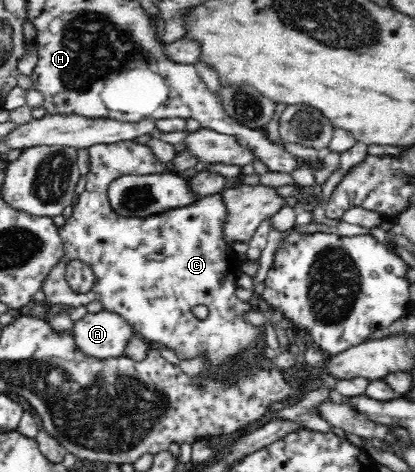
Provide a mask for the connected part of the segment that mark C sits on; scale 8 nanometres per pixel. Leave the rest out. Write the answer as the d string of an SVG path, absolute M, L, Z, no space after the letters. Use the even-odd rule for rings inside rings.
M134 141L97 144L89 150L89 171L85 174L85 191L78 196L78 201L66 223L59 227L65 249L65 258L83 260L92 266L96 274L95 286L87 293L76 293L64 280L64 262L56 264L45 279L41 291L45 300L55 306L85 306L89 302L101 302L105 311L121 315L129 327L153 345L172 347L180 360L193 358L200 353L206 354L206 368L215 369L216 364L223 364L239 358L238 355L260 340L260 327L255 327L244 320L243 312L256 307L255 302L243 302L235 296L235 280L244 272L244 263L233 253L231 246L225 243L221 235L221 222L225 218L225 205L221 195L216 194L191 204L174 208L161 214L152 214L143 218L124 217L117 214L107 200L107 184L113 176L120 173L161 173L168 172L169 166L160 161L149 146ZM207 306L208 316L199 319L193 308Z

